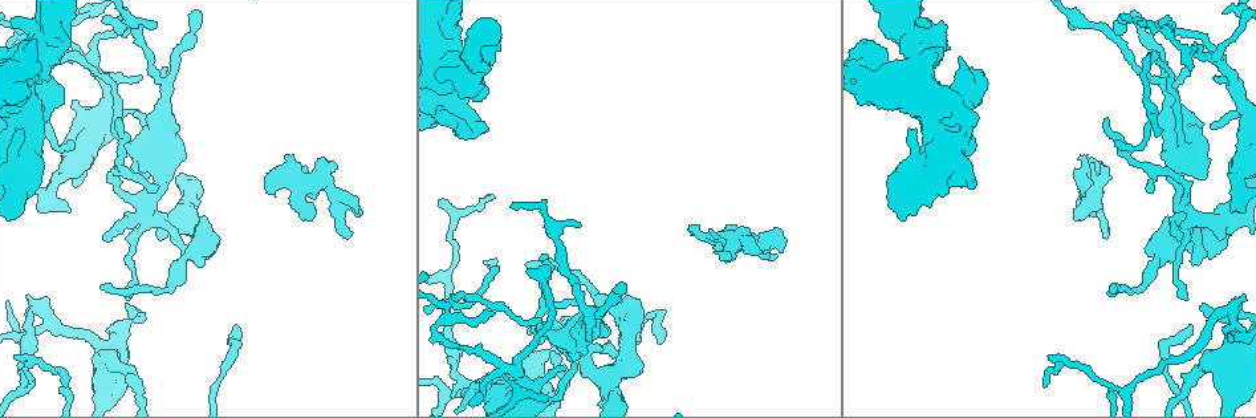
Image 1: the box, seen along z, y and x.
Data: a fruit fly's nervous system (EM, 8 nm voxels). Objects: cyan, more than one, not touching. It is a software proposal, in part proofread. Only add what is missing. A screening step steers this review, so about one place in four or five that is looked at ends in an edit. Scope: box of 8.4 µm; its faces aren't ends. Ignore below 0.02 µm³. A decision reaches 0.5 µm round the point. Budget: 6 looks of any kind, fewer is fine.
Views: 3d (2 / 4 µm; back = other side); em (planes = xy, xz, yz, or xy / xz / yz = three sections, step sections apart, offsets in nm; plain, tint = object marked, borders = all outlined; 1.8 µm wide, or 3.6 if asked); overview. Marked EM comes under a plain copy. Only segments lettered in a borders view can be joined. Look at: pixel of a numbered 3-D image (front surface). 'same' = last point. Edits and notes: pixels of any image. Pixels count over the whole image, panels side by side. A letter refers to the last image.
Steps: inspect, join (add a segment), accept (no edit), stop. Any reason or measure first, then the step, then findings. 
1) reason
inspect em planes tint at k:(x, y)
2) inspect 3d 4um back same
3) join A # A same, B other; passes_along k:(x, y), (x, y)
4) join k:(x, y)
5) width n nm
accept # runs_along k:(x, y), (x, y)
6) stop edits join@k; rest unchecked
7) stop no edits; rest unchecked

branch stops here
inspect 3d 4um at 1:(1092, 215)

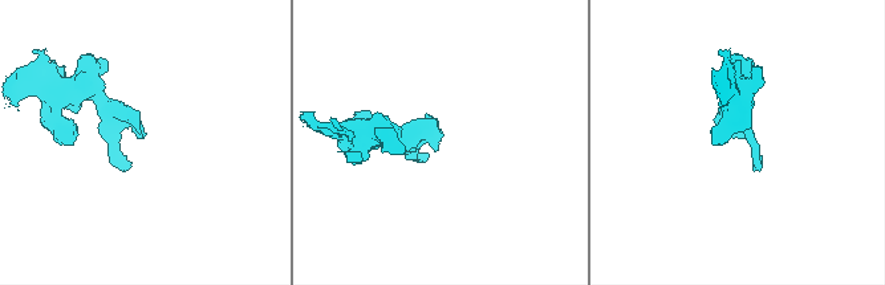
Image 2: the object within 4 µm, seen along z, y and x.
shape alone is not enough
inspect em yz step 4 tint at 2:(439, 135)

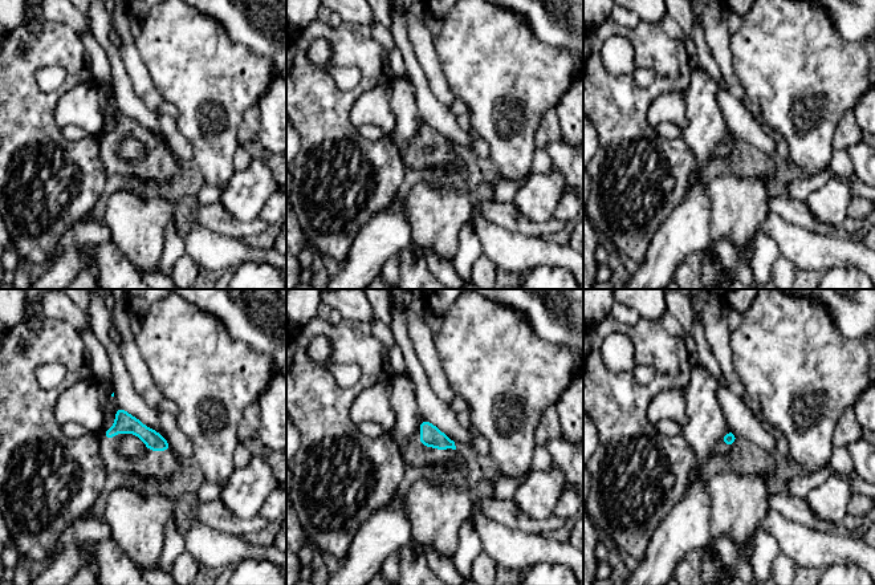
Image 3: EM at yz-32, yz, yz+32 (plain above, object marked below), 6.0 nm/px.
cut it another way
inspect em planes borders same

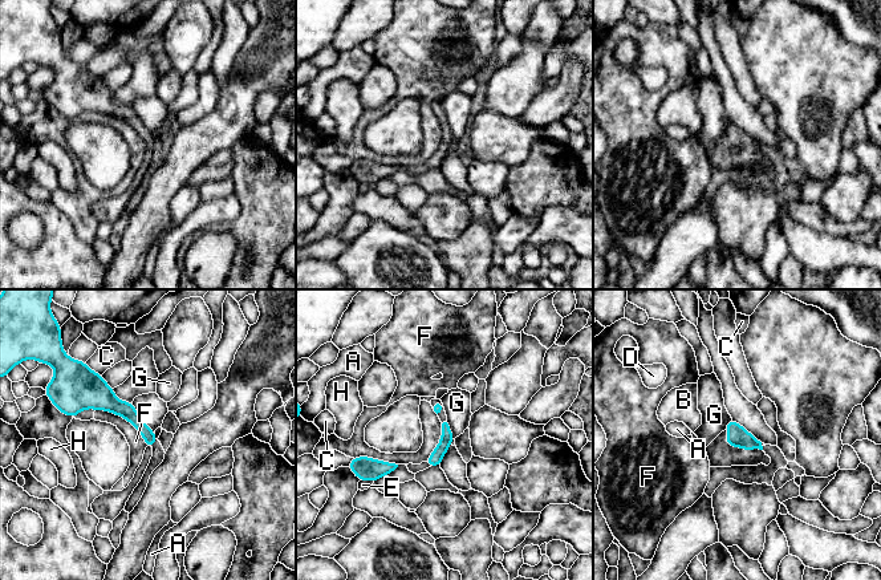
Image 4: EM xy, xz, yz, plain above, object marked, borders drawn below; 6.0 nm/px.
accept # A other, B other, C other, D other, E other, F other, G other, H other; border 4:(96, 409), (124, 417), (146, 446); none of them fits

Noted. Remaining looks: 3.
tapers out
inspect em planes borders at 1:(544, 255)

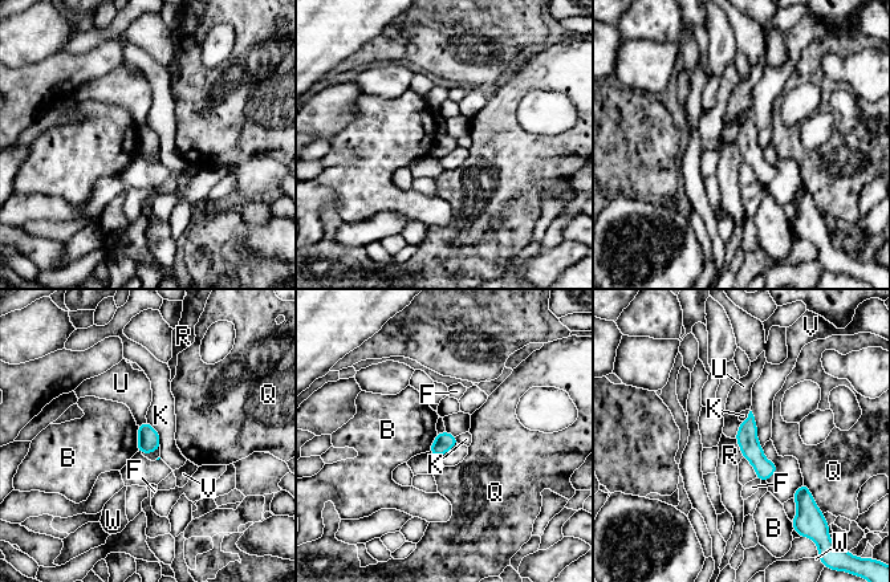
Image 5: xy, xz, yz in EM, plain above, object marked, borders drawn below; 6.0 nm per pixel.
accept # B other, F other, K other, Q other, R other, U other, V other, W other; no lettered segment goes on from it

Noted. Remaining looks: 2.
free end
inspect em yz step 4 tint at 1:(576, 364)

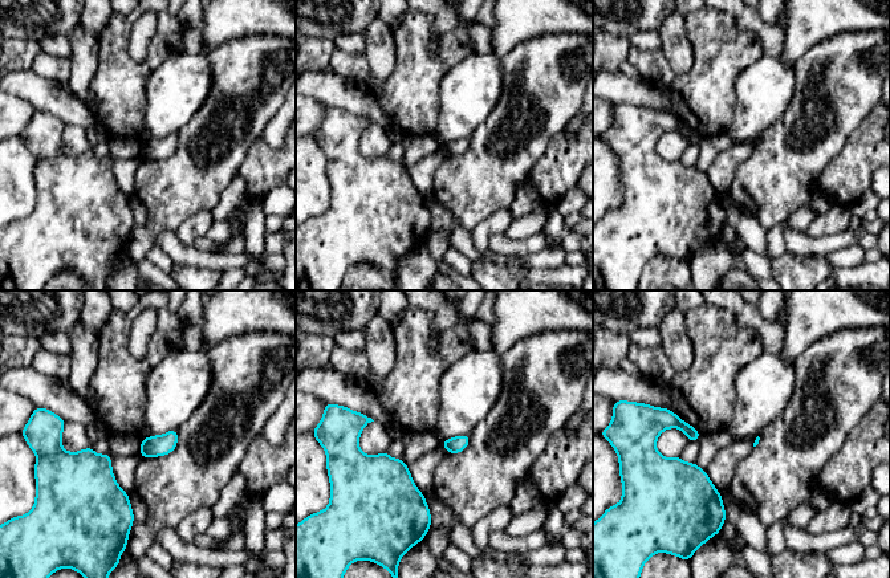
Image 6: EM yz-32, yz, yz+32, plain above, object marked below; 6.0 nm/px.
another direction
inspect em planes borders same

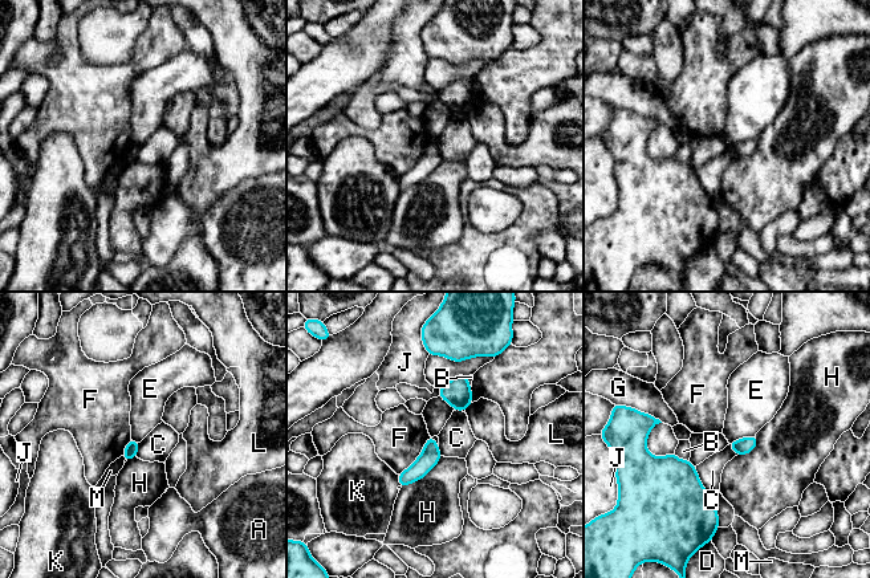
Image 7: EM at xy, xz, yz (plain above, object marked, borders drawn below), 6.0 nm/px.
accept # A other, B other, C other, D other, E other, F other, G other, H other, J other, K other, L other, M other; runs_along 7:(430, 440), (430, 455), (402, 483); none of them fits

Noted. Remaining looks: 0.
stop no edits; rest unchecked

